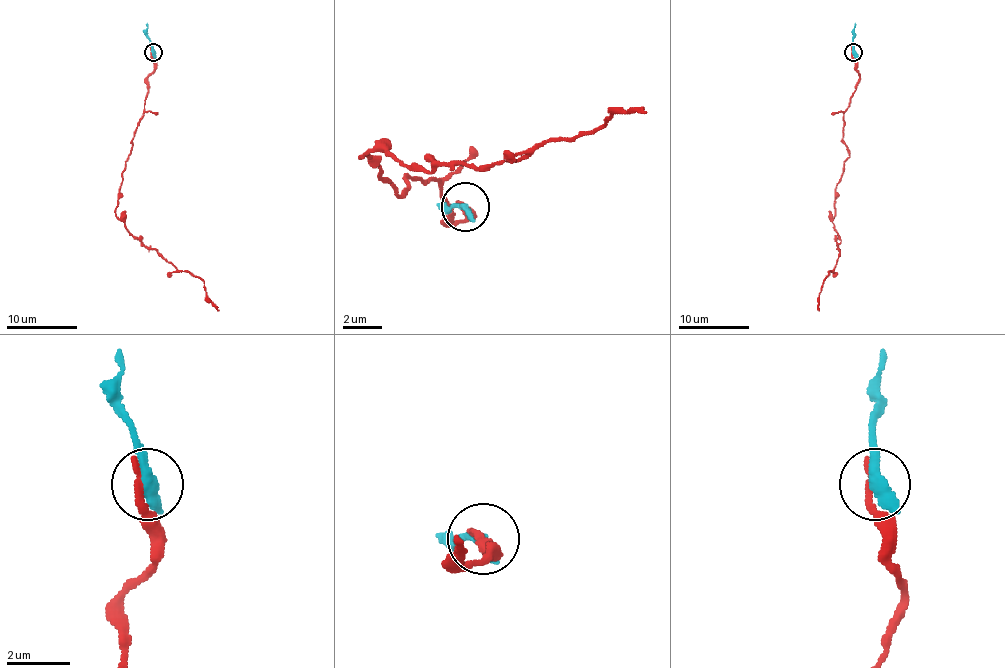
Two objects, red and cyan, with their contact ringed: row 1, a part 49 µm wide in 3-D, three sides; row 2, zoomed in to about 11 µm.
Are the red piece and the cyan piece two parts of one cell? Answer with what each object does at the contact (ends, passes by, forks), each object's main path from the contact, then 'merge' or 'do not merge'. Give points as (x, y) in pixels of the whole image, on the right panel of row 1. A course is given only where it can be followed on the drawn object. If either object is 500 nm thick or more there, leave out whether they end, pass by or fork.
red ends; cyan ends; course red (853, 52), (860, 82), (844, 113), (842, 140), (849, 154), (835, 189), (839, 257), (823, 282), (819, 310); course cyan (853, 52), (854, 22); do not merge

